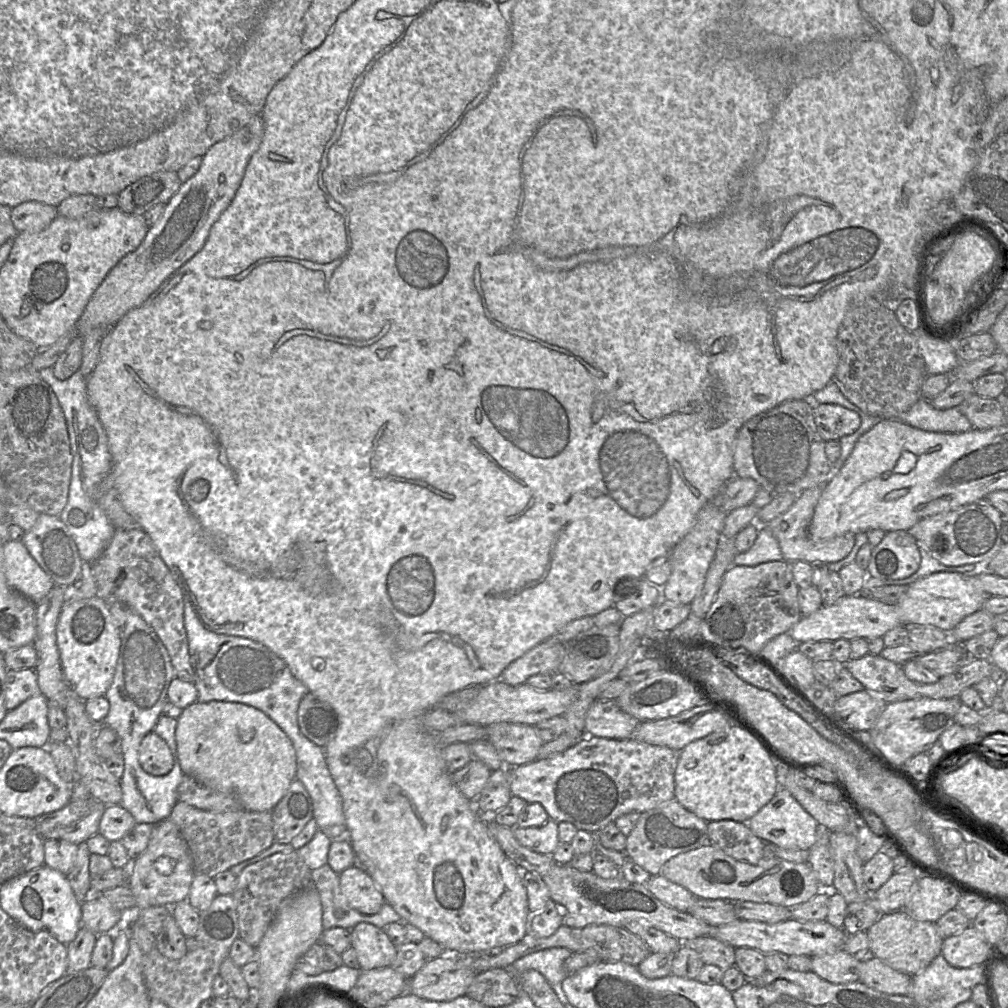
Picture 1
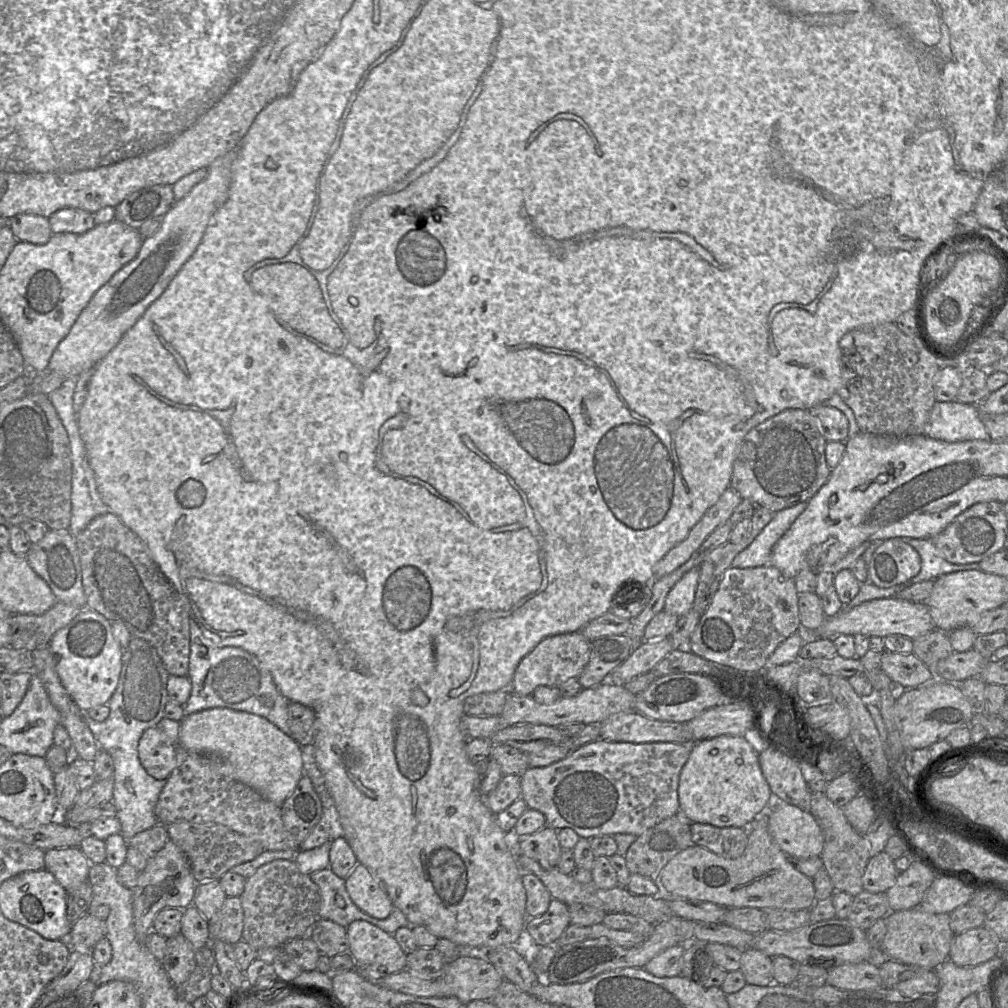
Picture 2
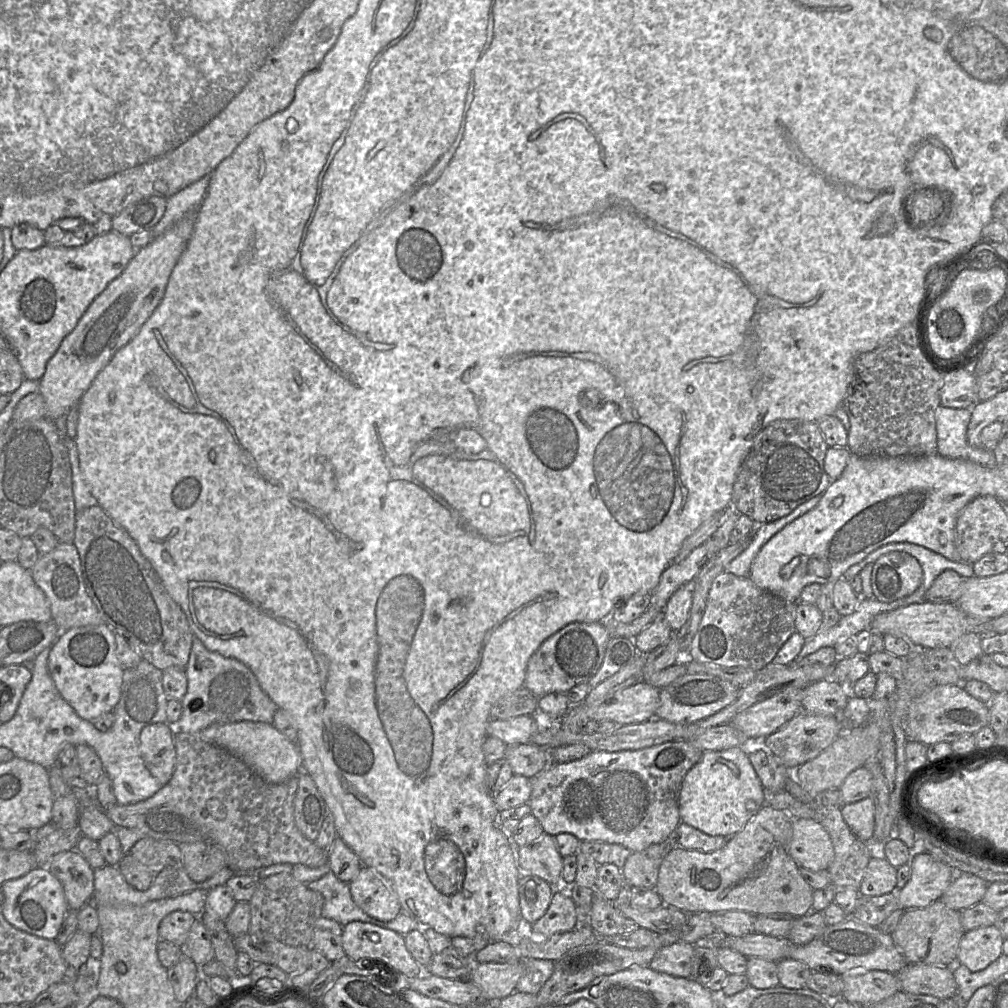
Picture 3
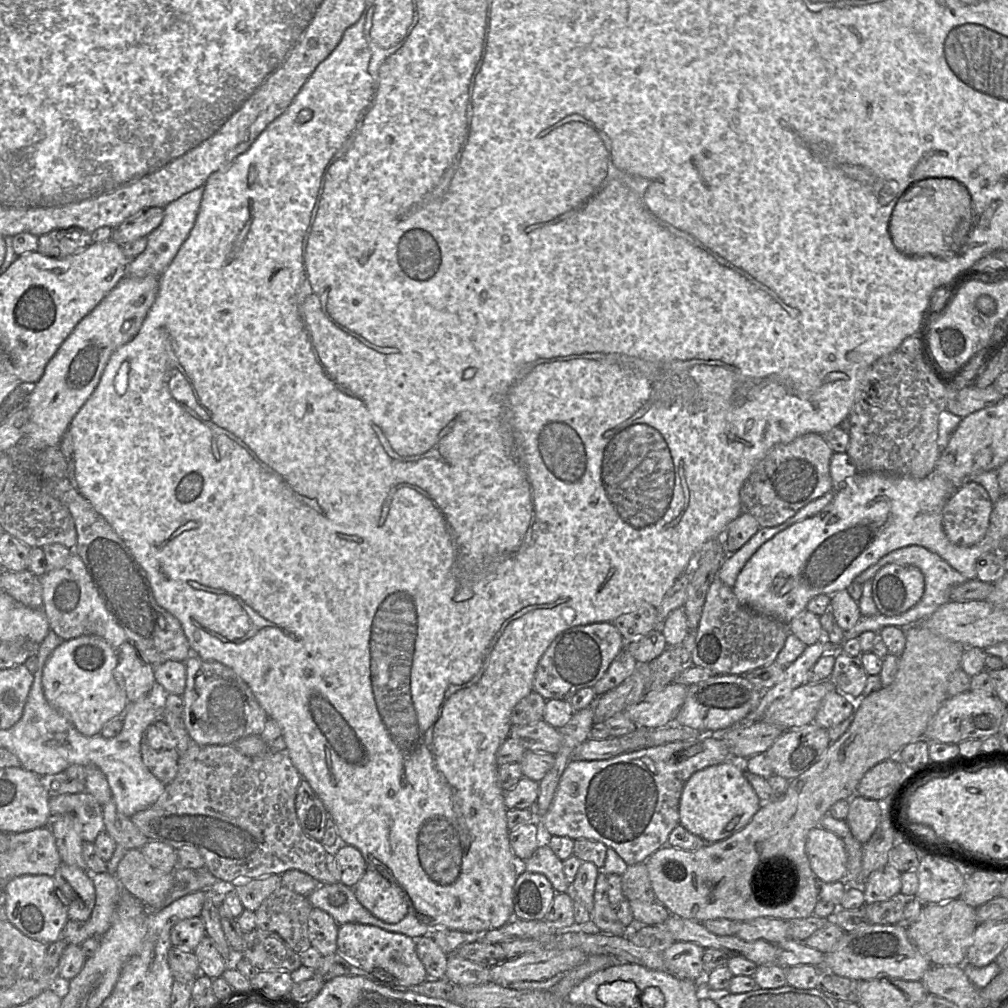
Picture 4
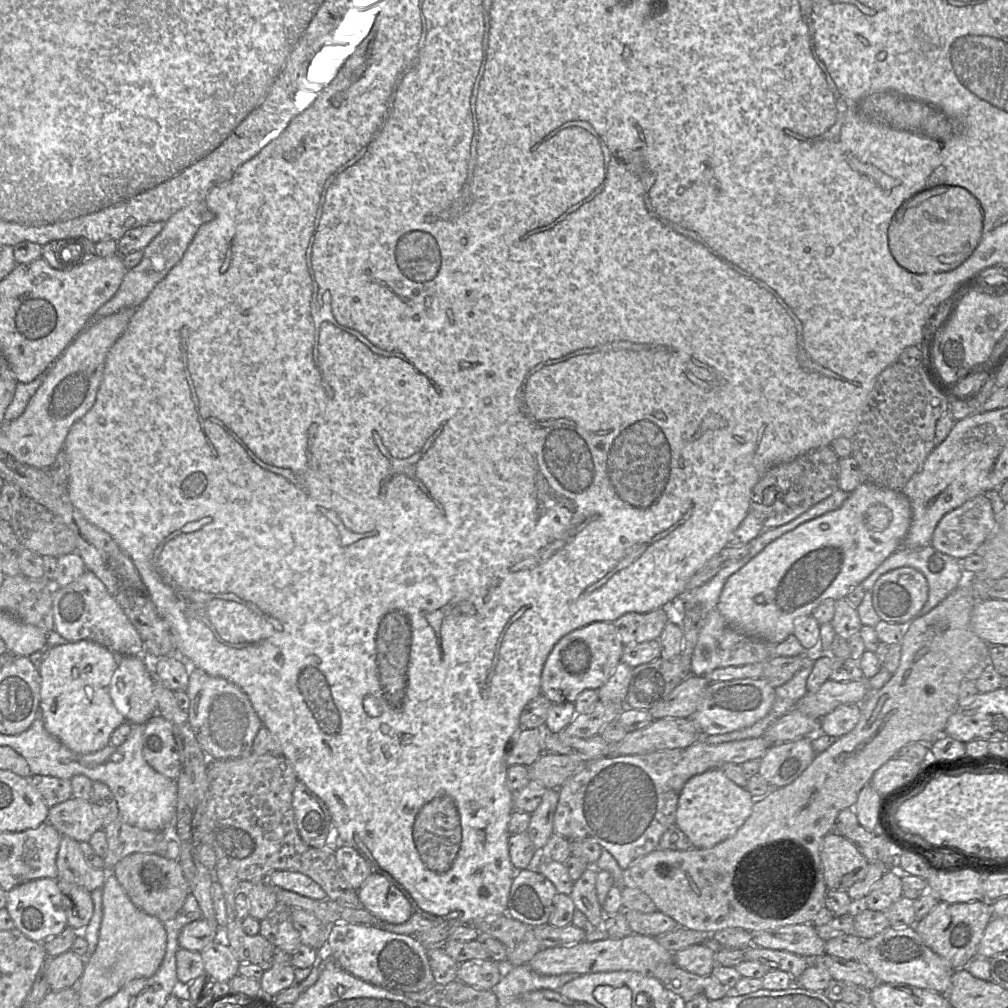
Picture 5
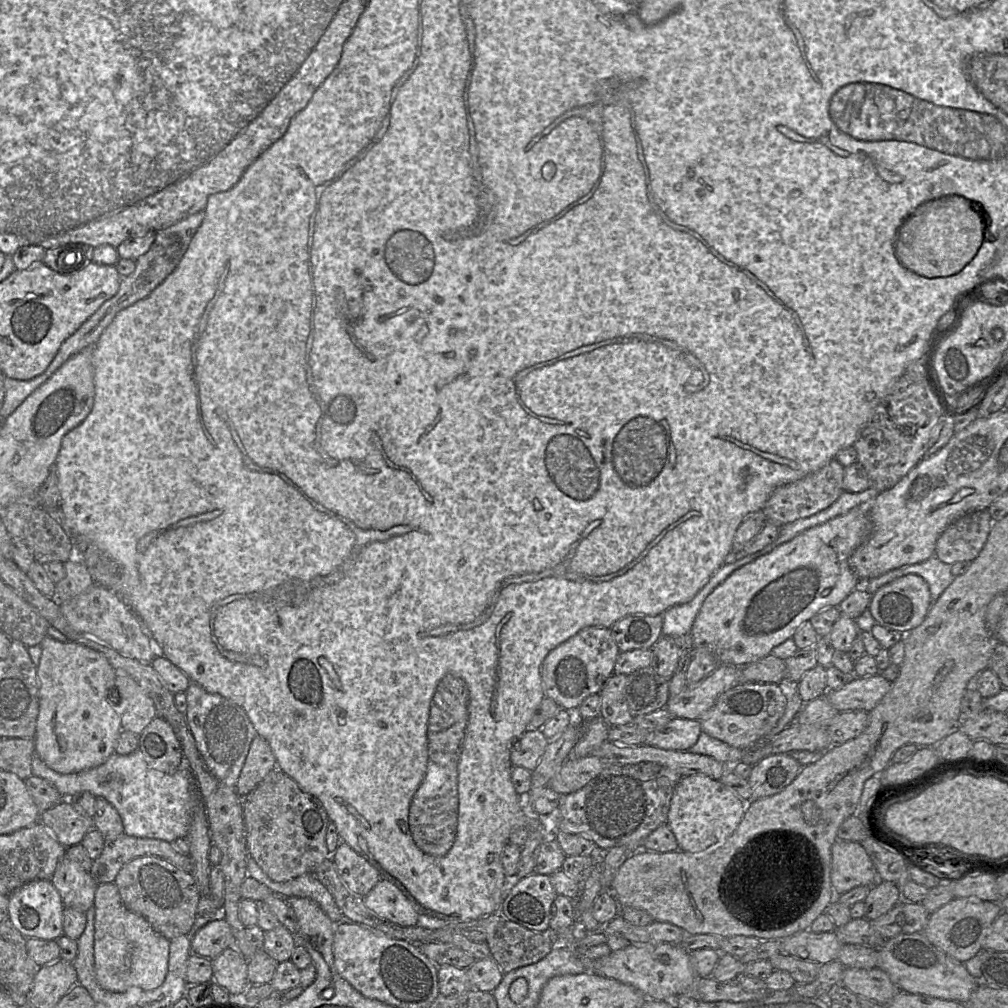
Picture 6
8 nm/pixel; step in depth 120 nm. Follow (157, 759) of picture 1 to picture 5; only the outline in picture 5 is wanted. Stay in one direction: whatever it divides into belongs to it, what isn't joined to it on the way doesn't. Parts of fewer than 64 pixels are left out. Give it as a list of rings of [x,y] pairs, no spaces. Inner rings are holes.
[[[159,714],[145,723],[142,754],[155,771],[176,781],[180,773],[180,752],[171,724]]]

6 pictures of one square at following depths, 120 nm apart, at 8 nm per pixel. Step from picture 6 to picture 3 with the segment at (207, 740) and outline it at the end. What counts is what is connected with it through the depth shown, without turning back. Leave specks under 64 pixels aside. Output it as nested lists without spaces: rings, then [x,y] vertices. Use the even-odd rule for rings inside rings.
[[[194,635],[185,672],[187,691],[181,699],[181,716],[174,724],[176,731],[198,734],[215,723],[225,724],[239,721],[272,724],[278,707],[262,690],[253,672],[236,659],[209,651]]]

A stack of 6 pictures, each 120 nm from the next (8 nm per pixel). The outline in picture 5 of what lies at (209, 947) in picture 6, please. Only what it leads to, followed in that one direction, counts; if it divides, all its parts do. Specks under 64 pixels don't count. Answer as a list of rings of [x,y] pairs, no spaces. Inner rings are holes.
[[[199,919],[184,926],[178,936],[180,948],[201,952],[221,938],[217,924],[210,924],[206,919]]]

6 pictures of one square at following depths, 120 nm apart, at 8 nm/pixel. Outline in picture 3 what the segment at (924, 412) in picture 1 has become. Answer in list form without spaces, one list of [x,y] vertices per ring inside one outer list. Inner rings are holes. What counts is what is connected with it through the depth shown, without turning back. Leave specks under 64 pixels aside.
[[[940,405],[936,409],[937,454],[968,460],[988,468],[997,467],[993,450],[969,445],[966,433],[970,418],[969,408],[955,409]]]

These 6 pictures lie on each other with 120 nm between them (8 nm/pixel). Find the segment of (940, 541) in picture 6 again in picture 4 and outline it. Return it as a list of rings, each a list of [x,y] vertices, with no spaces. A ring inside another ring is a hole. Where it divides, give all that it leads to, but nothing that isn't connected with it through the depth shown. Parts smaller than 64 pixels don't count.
[[[974,481],[965,482],[943,509],[942,525],[947,538],[960,547],[977,544],[988,530],[993,508],[984,487]]]

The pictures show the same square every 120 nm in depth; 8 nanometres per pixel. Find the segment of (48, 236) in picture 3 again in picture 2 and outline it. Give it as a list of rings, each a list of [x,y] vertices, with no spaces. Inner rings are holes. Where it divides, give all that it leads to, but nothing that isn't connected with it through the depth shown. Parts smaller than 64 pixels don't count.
[[[79,208],[60,209],[48,219],[52,234],[82,234],[95,227],[93,214]]]

